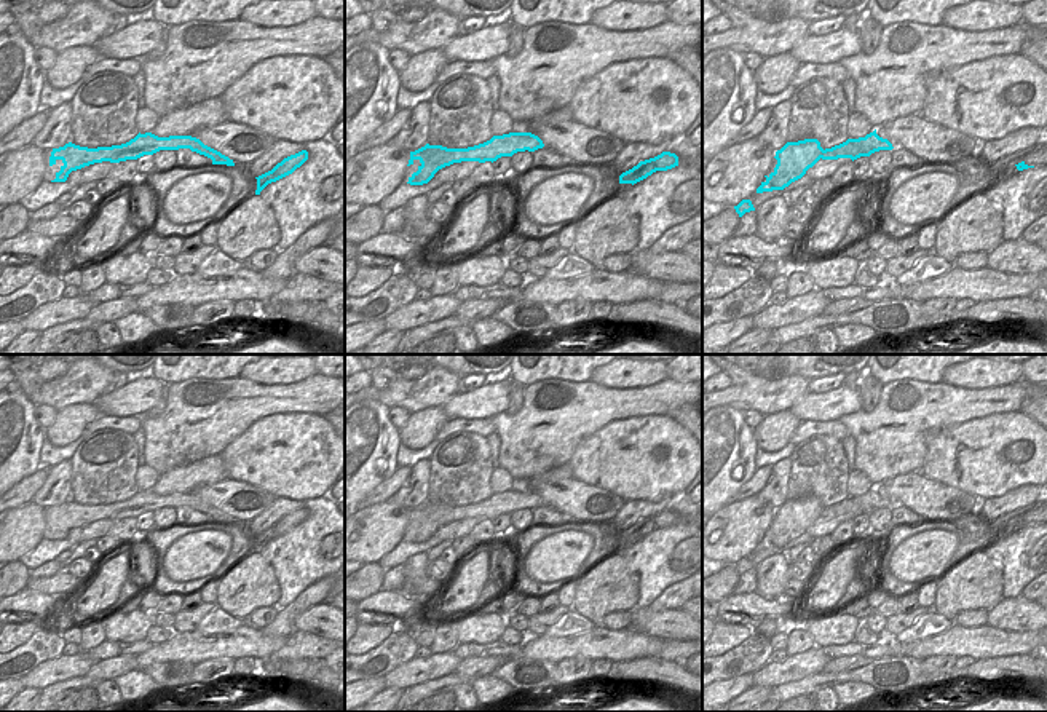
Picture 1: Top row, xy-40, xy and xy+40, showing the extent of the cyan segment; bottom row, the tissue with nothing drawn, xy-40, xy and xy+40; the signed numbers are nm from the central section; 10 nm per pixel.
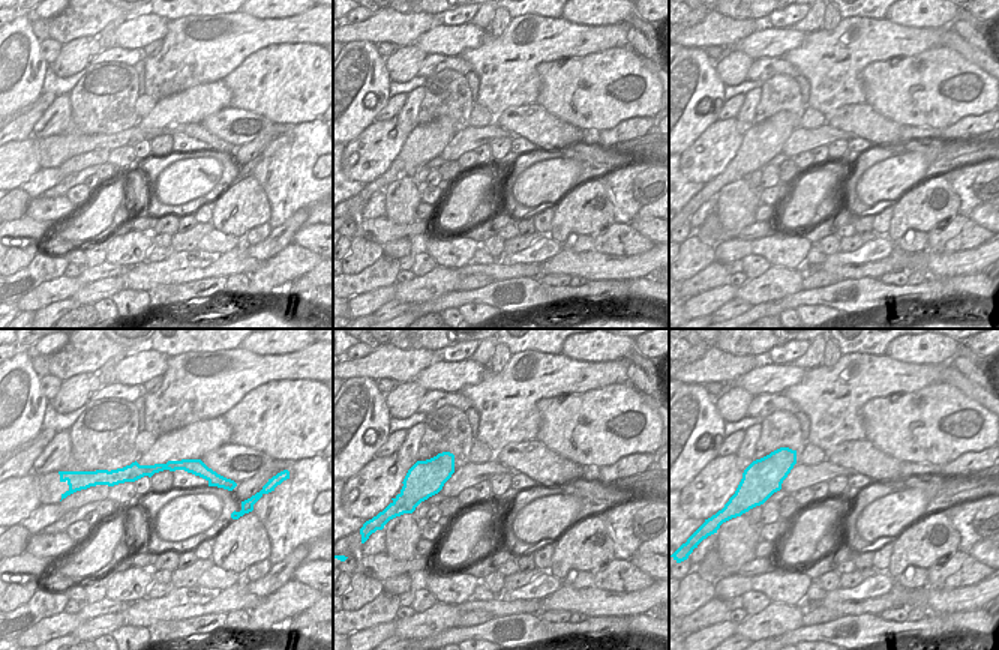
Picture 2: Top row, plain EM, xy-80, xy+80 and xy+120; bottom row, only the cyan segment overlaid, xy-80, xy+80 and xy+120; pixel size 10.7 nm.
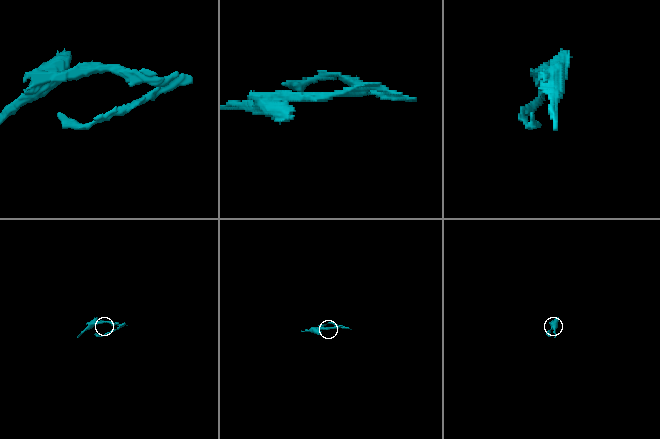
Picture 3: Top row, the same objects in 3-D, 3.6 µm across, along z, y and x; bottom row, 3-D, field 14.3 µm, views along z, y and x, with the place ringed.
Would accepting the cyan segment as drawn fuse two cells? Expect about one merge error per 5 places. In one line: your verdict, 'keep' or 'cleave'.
cleave

